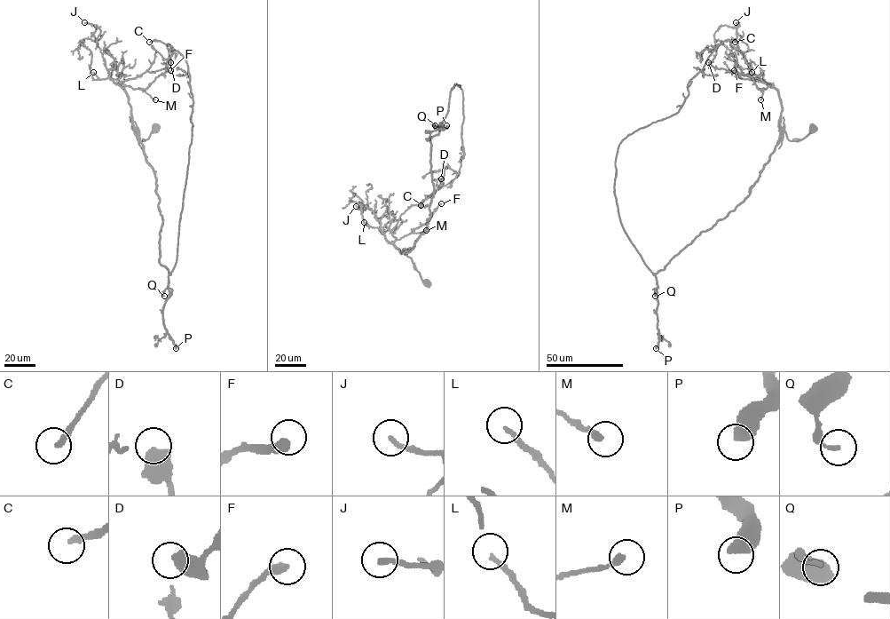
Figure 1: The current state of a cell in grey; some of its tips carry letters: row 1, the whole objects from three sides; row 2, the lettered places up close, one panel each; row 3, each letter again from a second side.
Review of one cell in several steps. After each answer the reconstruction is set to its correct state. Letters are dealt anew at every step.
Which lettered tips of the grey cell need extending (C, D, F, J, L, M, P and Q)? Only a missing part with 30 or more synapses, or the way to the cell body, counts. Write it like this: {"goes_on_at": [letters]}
{"goes_on_at": ["C", "F", "L", "P"]}

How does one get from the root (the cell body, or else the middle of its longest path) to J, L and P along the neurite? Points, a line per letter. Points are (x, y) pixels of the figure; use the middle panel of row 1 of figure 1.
J: (428, 282), (422, 280), (405, 249), (401, 251), (386, 239), (372, 209), (356, 206)
L: (428, 282), (422, 280), (404, 249), (401, 251), (380, 229), (367, 226), (364, 222)
P: (428, 282), (406, 253), (427, 229), (433, 195), (430, 138), (443, 124), (434, 126), (443, 130), (446, 125)

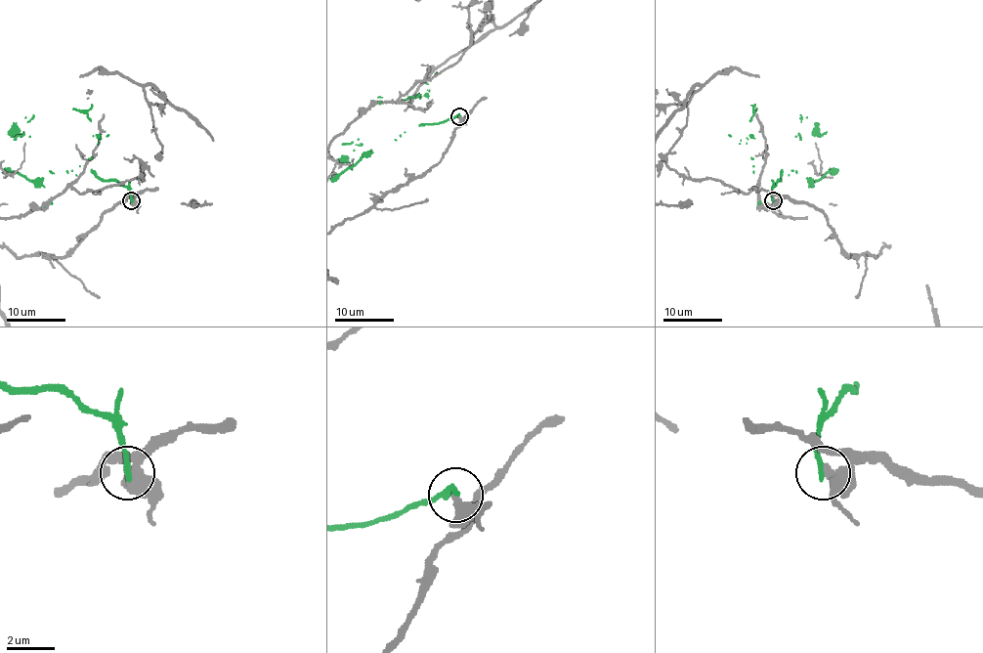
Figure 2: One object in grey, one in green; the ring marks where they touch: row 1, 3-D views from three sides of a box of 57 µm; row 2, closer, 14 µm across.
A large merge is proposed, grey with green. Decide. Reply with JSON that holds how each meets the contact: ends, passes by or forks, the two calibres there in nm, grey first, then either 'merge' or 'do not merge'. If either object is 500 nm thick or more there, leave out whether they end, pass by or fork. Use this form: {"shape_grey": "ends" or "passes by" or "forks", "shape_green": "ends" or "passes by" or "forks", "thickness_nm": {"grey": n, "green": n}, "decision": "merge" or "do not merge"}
{"shape_grey": "passes by", "shape_green": "ends", "thickness_nm": {"grey": 380, "green": 240}, "decision": "do not merge"}

